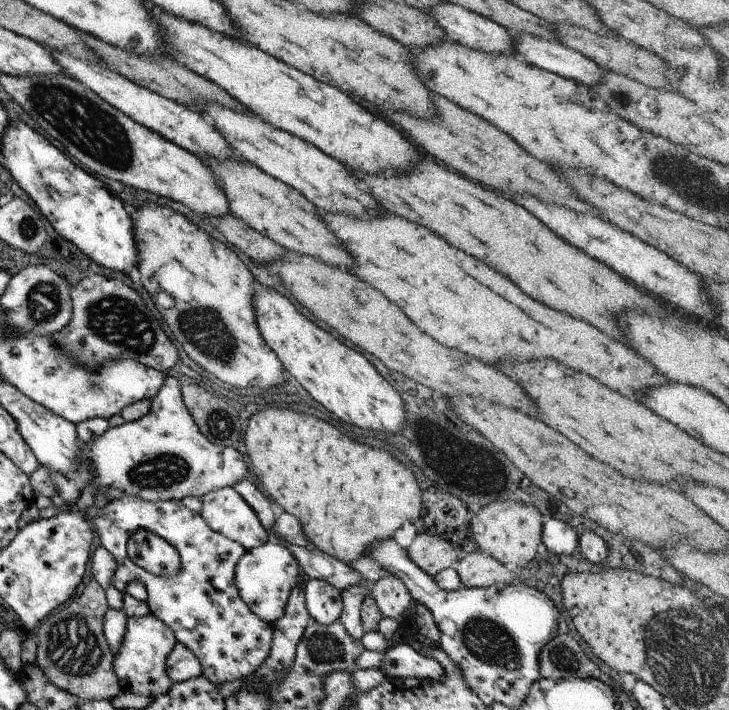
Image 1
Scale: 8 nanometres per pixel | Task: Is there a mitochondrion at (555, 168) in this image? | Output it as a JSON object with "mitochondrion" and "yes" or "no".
{"mitochondrion":"no"}

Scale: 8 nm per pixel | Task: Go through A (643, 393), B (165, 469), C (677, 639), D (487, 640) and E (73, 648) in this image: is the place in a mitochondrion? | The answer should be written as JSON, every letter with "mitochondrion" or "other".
{"A":"other","B":"mitochondrion","C":"mitochondrion","D":"mitochondrion","E":"mitochondrion"}

